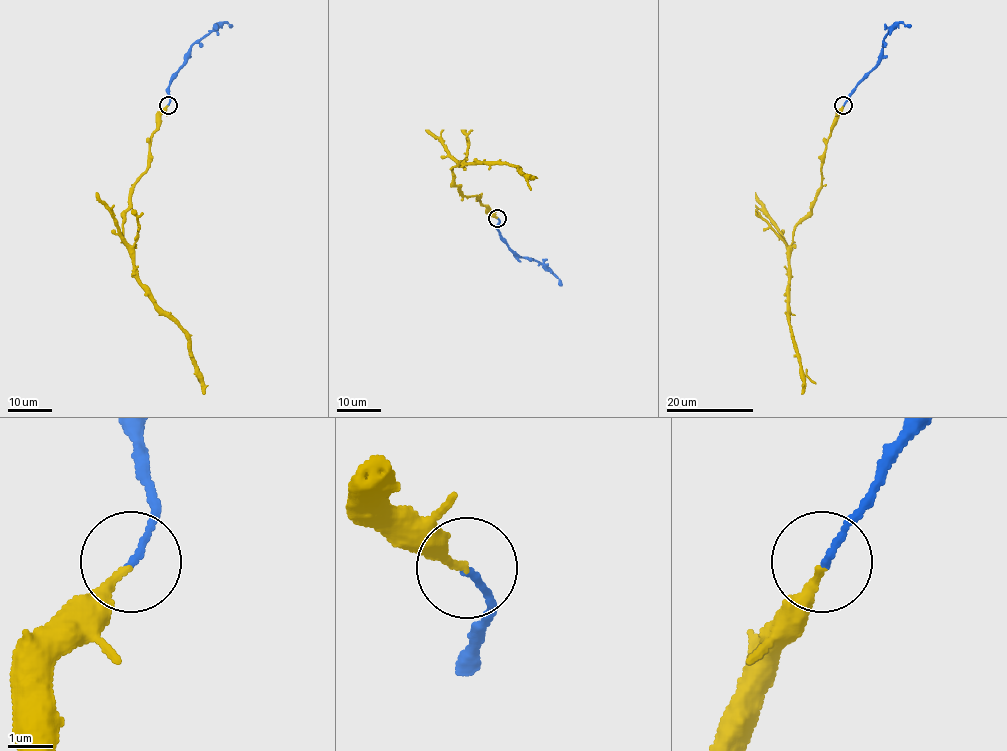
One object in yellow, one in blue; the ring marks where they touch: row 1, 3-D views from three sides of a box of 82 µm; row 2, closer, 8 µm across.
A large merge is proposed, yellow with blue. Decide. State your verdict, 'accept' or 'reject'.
accept

